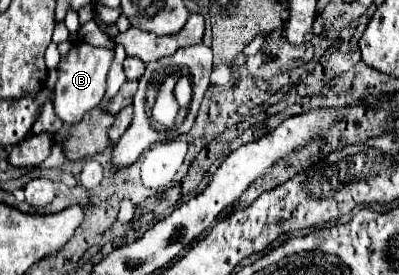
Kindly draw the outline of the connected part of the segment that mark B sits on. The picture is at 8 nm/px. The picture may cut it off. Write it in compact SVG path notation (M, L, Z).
M79 42L71 48L71 52L67 54L67 58L63 58L63 62L59 64L59 80L55 86L55 94L53 94L53 108L55 114L67 124L67 126L75 126L83 120L85 114L89 114L101 100L103 92L105 92L105 78L109 72L113 60L113 52L107 48L95 48L87 42Z

